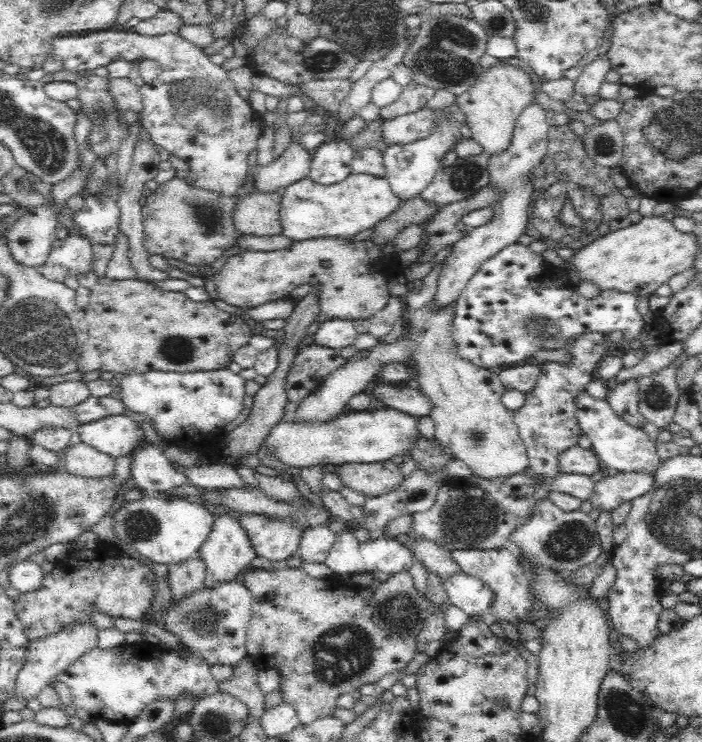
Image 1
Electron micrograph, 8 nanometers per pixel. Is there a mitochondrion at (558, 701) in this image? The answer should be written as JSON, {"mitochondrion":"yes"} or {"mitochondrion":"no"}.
{"mitochondrion":"no"}

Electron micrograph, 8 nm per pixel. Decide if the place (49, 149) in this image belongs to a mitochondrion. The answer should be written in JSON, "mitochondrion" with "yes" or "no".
{"mitochondrion":"yes"}

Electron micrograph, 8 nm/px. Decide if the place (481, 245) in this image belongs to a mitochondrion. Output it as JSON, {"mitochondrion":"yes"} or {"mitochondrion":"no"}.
{"mitochondrion":"no"}

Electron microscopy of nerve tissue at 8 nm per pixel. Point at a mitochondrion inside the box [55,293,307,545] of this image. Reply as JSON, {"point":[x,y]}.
{"point":[177,349]}

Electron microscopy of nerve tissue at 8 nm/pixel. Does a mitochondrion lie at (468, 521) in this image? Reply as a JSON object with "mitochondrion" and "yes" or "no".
{"mitochondrion":"yes"}

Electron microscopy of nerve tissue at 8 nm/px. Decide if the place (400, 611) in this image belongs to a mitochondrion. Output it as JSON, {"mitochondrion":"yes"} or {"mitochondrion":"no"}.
{"mitochondrion":"yes"}

